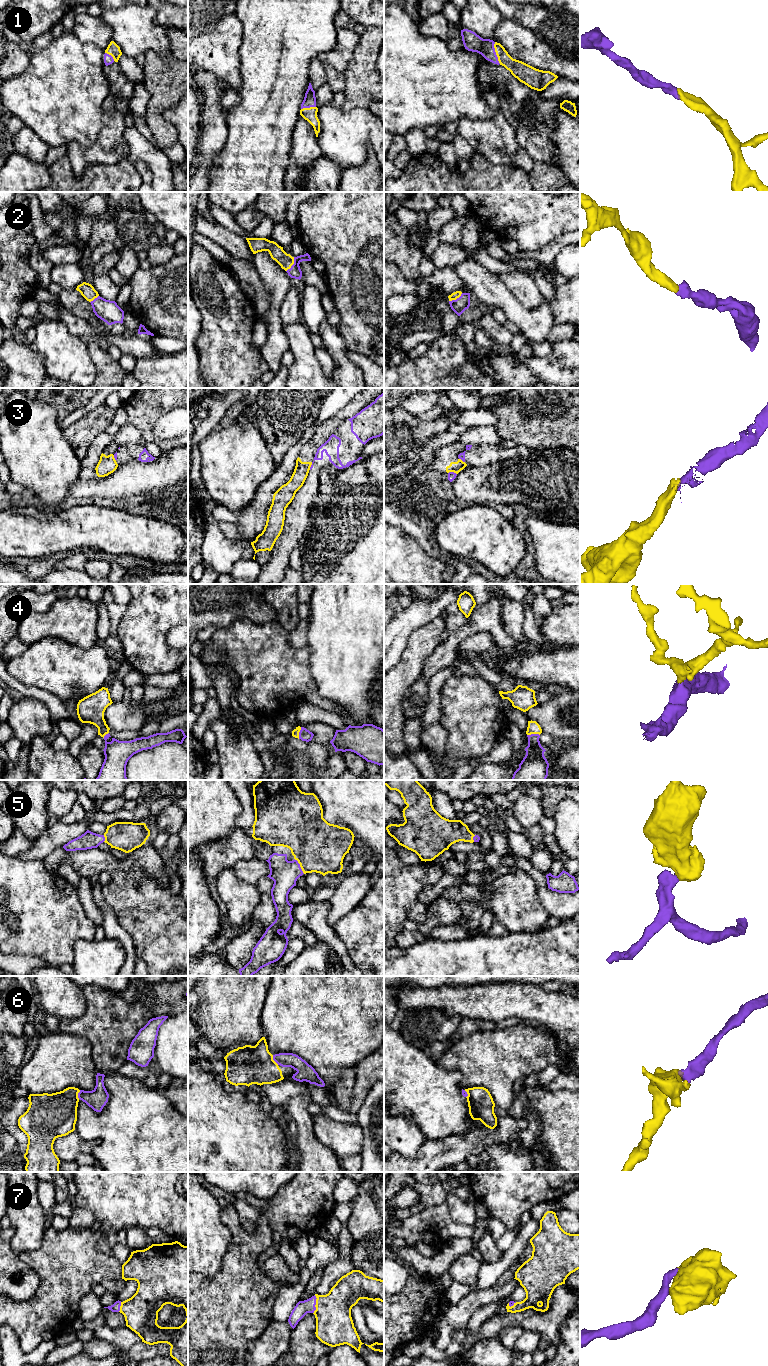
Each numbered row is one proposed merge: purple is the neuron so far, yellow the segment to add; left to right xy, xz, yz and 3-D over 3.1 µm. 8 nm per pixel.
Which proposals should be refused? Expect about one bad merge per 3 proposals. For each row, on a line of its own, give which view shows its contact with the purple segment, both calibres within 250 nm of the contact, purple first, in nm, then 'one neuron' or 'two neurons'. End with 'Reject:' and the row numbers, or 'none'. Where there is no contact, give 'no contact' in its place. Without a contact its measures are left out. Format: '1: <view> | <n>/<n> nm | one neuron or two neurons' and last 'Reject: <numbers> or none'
1: yz | 140/140 nm | one neuron
2: xz | 100/120 nm | one neuron
3: yz | 60/90 nm | two neurons
4: yz | 220/100 nm | one neuron
5: xz | 220/420 nm | one neuron
6: xz | 120/320 nm | one neuron
7: xz | 110/300 nm | one neuron
Reject: 3

